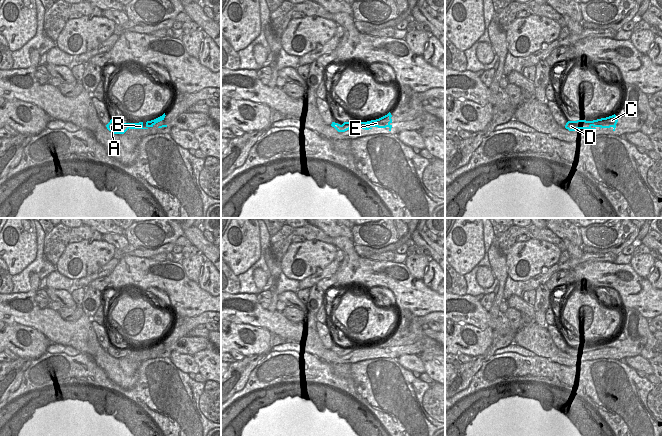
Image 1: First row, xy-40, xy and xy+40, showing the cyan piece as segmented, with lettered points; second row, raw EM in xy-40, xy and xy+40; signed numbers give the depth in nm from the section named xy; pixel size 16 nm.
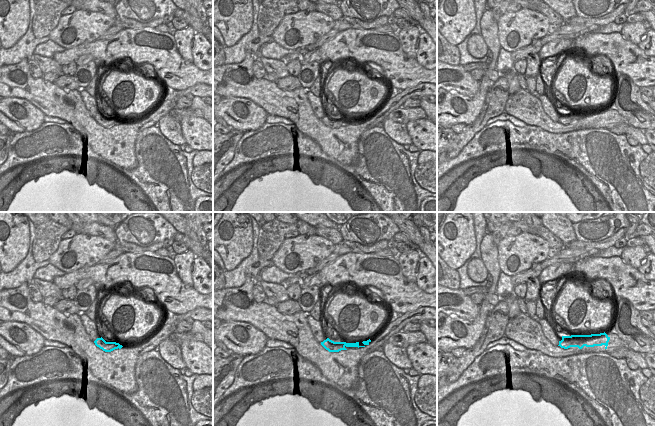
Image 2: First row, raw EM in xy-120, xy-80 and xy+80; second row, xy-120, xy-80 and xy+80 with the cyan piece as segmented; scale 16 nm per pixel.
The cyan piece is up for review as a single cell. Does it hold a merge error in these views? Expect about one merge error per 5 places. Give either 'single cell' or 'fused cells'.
single cell

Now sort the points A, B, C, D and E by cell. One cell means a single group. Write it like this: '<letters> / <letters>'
A B C D E

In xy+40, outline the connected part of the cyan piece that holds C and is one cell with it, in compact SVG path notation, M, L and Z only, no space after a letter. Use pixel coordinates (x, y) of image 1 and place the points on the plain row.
M612 339L606 342L601 342L593 345L586 345L586 344L577 344L577 345L568 345L565 349L565 352L569 355L576 355L577 353L589 353L593 354L597 351L601 352L610 352L613 351L613 355L615 355L616 348L618 343L616 339Z

